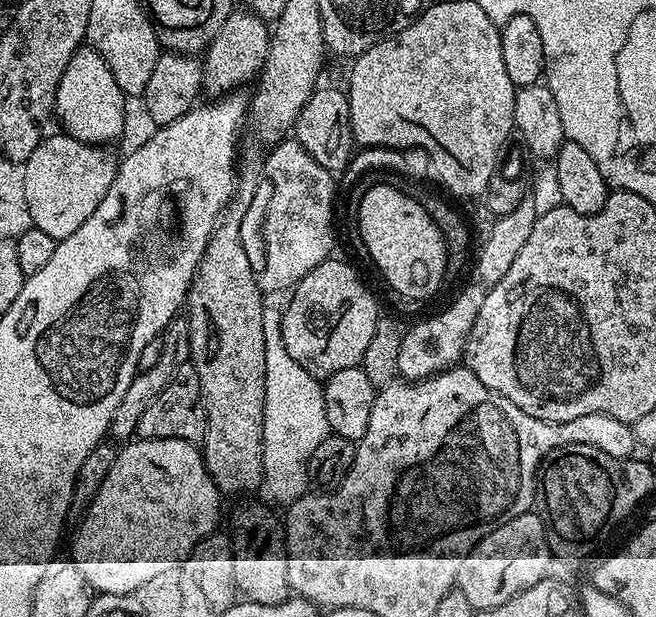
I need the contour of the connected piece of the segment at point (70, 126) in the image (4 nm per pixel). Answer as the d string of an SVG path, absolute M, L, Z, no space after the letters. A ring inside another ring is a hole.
M81 46L70 58L70 63L66 65L66 74L62 74L62 82L58 82L56 91L56 107L54 109L55 119L60 119L60 124L67 135L84 144L98 144L101 146L111 145L111 140L116 140L124 132L124 103L126 97L114 82L114 74L110 74L110 66L93 50L90 46Z

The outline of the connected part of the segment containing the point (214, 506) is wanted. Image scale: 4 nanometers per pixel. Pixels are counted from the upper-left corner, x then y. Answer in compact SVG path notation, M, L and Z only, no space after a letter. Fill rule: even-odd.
M133 439L117 451L110 474L106 474L106 482L102 482L98 494L93 496L92 503L83 513L84 521L72 540L70 559L82 572L82 578L86 578L88 587L97 593L133 595L151 576L173 567L199 540L217 531L220 500L221 493L206 470L201 449L195 443Z

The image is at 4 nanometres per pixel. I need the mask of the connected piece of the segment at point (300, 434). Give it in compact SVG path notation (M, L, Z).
M268 306L258 321L264 341L264 484L280 484L281 494L293 501L299 500L309 491L310 454L318 450L318 445L330 435L330 429L326 418L323 383L302 366L298 366L298 362L294 362L290 354L286 354L280 333L280 317L281 313L277 309L275 312L272 306Z

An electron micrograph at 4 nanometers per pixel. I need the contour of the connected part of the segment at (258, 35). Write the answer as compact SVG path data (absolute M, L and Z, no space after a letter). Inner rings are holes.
M234 10L222 22L222 30L214 34L202 56L204 65L204 87L209 97L219 98L225 94L240 90L247 80L255 81L268 57L272 34L269 25L260 16L255 16L247 10Z

